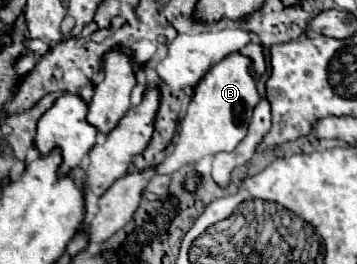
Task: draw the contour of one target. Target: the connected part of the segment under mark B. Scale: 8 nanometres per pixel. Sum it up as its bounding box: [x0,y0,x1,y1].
[157,54,261,174]

